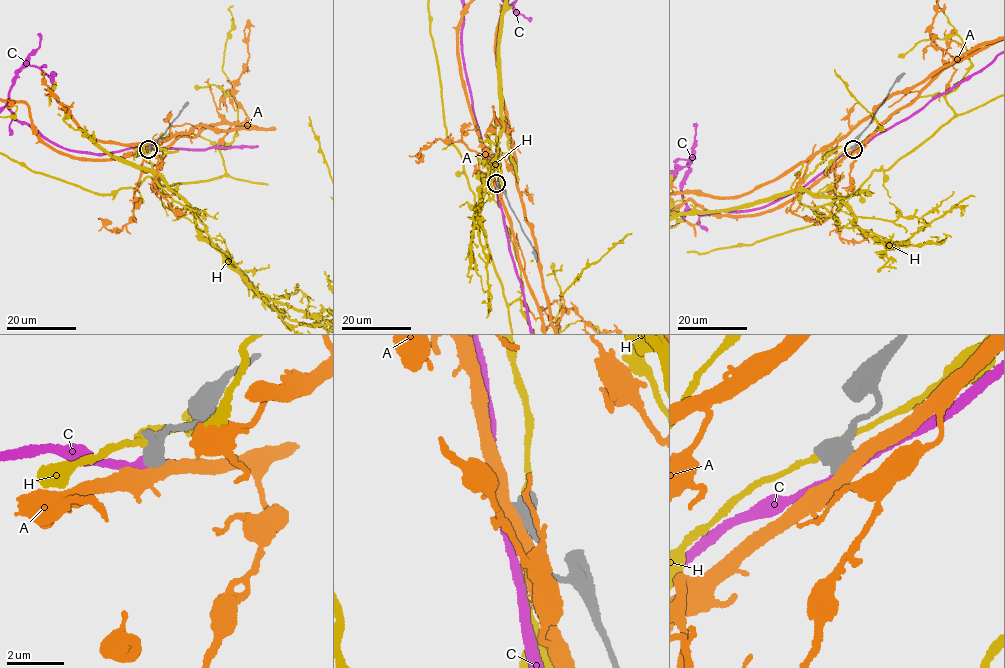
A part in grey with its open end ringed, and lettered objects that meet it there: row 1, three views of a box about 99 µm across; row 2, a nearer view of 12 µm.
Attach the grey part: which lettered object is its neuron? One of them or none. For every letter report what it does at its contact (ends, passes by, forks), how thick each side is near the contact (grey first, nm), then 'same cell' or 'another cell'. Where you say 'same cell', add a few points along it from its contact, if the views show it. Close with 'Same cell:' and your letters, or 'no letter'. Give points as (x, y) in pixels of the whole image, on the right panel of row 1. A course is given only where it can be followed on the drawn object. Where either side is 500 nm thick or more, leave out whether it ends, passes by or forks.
A: calibres 600 and 440 nm; another cell
C: calibres 600 and 420 nm; another cell
H: calibres 600 and 220 nm; another cell
Same cell: no letter

